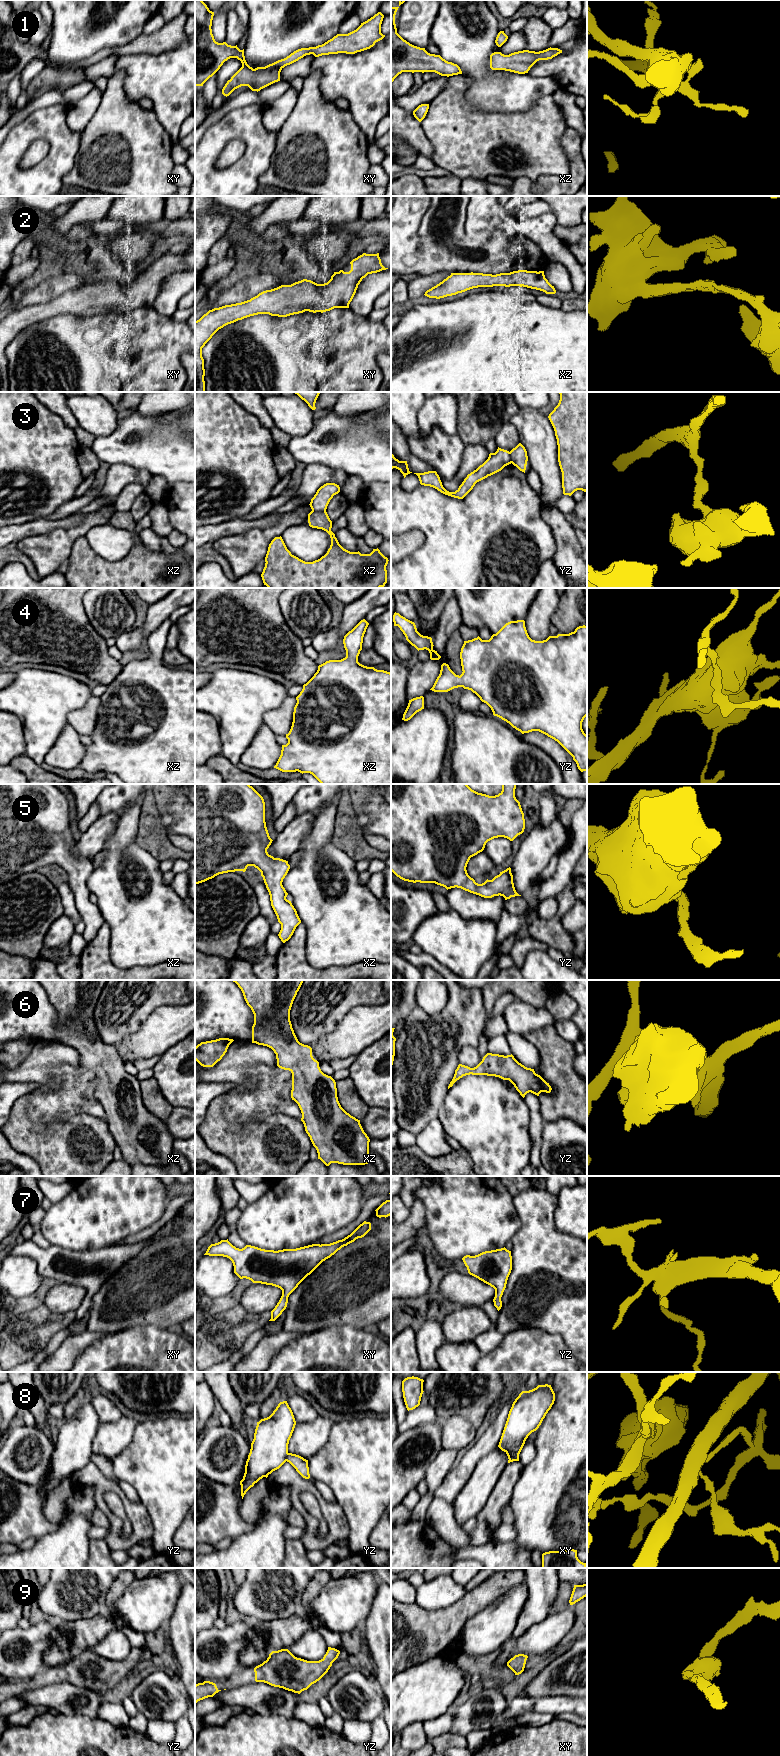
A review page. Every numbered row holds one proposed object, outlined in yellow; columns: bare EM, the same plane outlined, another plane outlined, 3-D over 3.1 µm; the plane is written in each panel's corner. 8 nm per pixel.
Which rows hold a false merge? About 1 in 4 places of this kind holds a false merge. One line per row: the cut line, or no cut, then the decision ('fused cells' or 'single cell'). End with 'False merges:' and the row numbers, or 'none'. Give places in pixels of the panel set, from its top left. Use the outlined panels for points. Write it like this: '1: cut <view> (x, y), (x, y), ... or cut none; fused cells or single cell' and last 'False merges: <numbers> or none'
1: cut none; single cell
2: cut none; single cell
3: cut xz (312, 510), (325, 511); fused cells
4: cut none; single cell
5: cut none; single cell
6: cut none; single cell
7: cut none; single cell
8: cut yz (288, 1453), (285, 1460); fused cells
9: cut none; single cell
False merges: 3, 8

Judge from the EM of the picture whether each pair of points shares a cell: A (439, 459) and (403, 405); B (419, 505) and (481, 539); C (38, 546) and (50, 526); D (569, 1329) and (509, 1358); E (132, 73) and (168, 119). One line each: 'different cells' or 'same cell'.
A: same cell
B: same cell
C: different cells
D: different cells
E: same cell

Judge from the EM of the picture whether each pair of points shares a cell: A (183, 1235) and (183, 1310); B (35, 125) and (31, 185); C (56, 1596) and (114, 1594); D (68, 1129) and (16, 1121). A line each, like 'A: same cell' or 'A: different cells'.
A: same cell
B: same cell
C: different cells
D: same cell

